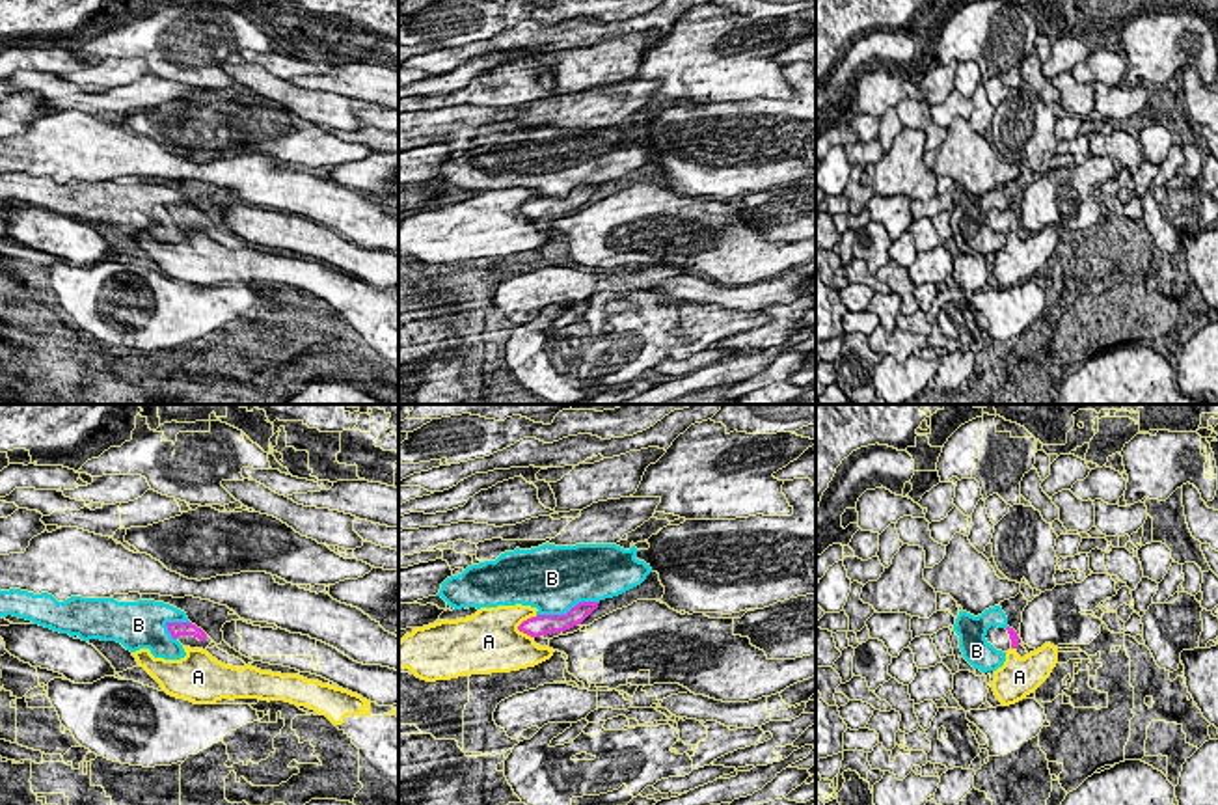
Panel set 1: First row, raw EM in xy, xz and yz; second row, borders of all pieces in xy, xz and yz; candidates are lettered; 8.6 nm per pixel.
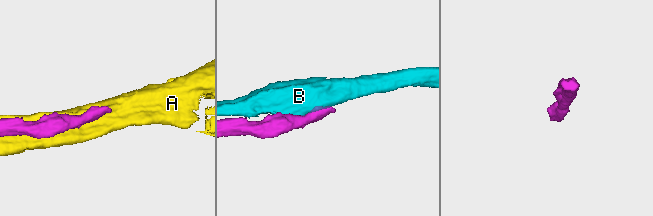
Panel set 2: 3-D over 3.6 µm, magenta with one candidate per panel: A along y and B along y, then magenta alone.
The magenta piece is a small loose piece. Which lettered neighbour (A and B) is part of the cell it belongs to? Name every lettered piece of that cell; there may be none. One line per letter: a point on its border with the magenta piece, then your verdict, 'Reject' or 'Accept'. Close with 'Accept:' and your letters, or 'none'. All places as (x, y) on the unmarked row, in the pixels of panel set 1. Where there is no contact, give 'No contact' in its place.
A: Touches magenta at xz (526, 204). Reject
B: Touches magenta at xz (568, 194). Reject
Accept: none

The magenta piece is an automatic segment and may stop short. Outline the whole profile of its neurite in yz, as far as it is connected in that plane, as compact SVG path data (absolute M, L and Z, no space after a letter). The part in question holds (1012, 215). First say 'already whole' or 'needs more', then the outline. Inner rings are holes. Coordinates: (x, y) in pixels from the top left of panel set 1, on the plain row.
needs more; M991 209L985 218L987 225L991 225L996 233L1008 235L1009 231L1019 229L1019 218L1013 211L998 211Z

